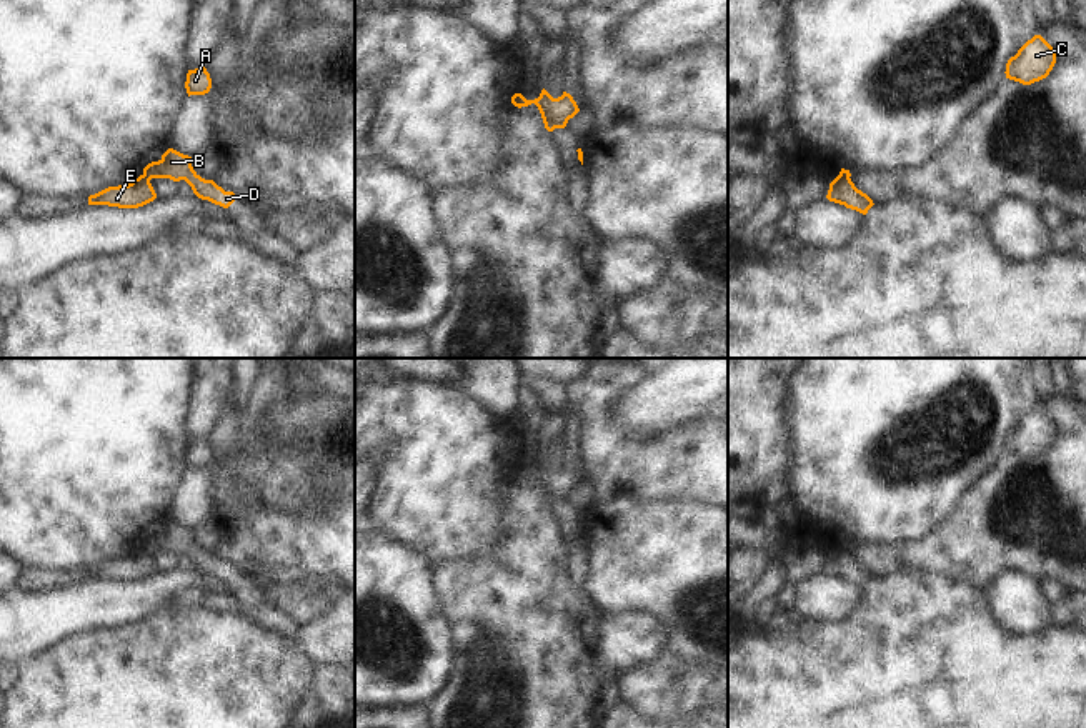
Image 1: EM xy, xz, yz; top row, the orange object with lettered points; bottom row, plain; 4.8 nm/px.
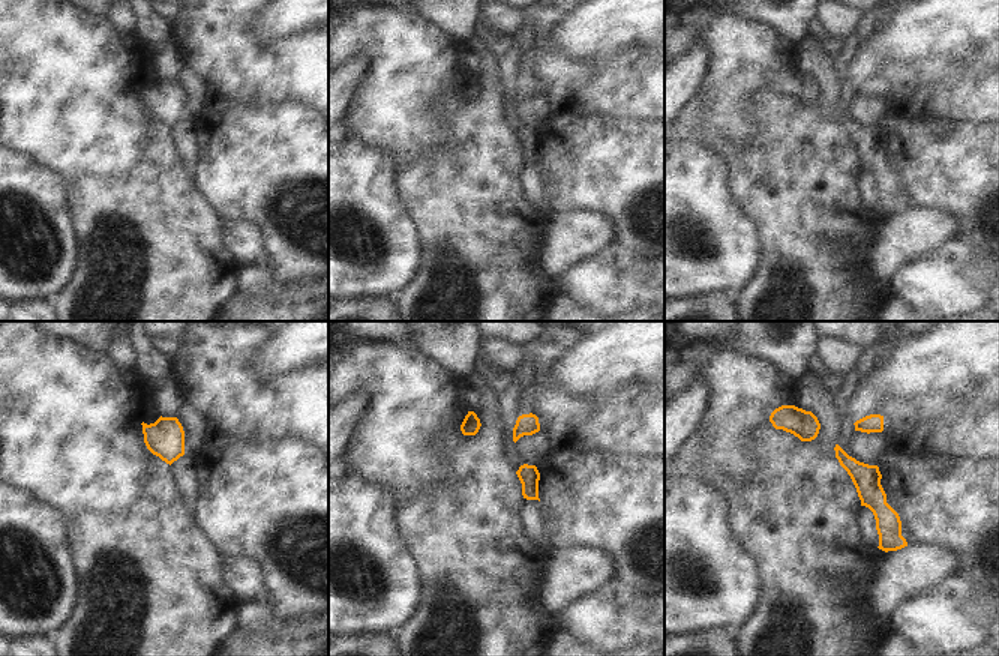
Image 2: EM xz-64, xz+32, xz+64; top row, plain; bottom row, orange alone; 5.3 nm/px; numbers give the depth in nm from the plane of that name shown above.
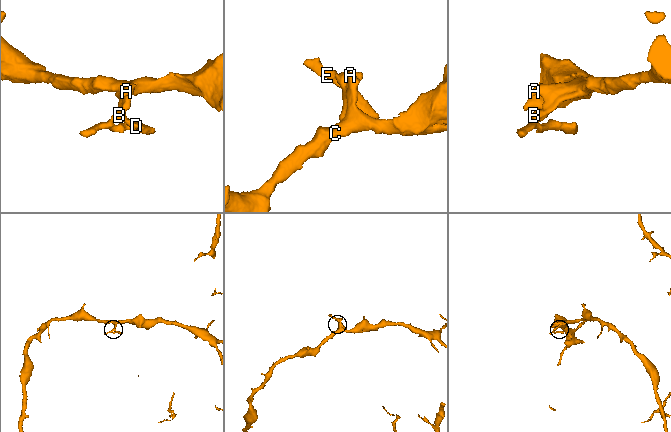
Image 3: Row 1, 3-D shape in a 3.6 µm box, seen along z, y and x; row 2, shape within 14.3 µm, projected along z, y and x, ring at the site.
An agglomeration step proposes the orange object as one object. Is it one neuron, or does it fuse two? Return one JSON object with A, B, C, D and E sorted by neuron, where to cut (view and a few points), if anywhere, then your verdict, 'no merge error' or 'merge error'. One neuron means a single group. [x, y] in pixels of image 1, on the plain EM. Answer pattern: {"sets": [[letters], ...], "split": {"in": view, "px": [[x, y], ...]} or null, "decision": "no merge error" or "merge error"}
{"sets": [["A", "B", "C", "D"], ["E"]], "split": {"in": "xy", "px": [[142, 548], [149, 555]]}, "decision": "merge error"}

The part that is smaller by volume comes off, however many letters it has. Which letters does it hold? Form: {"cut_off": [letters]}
{"cut_off": ["E"]}

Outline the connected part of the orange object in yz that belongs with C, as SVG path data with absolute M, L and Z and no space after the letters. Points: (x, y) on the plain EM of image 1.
M1041 410L1028 413L1006 436L1006 451L1031 458L1049 448L1056 436L1054 421Z

